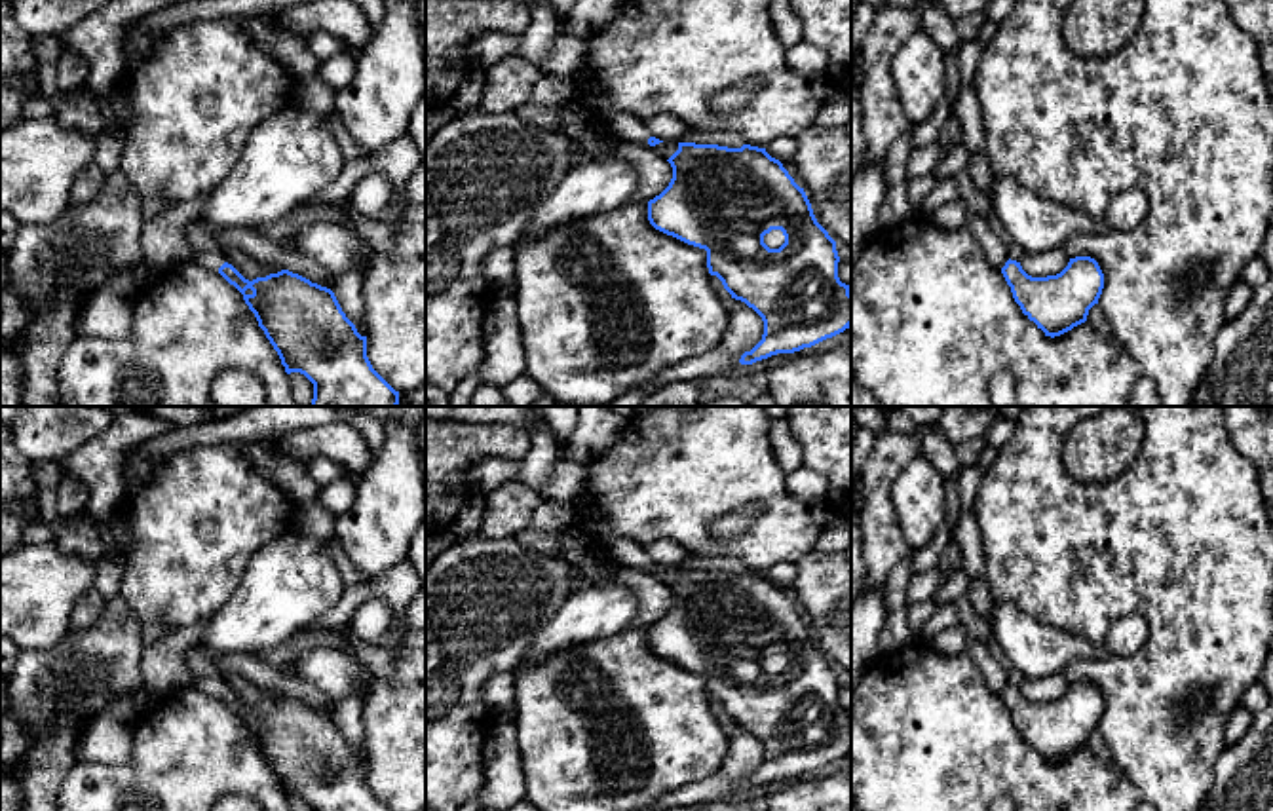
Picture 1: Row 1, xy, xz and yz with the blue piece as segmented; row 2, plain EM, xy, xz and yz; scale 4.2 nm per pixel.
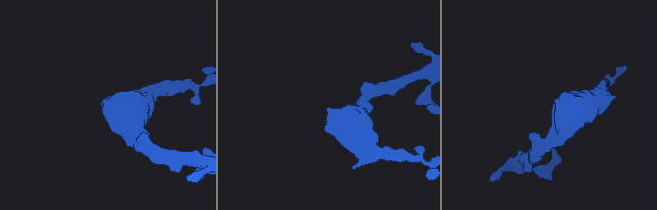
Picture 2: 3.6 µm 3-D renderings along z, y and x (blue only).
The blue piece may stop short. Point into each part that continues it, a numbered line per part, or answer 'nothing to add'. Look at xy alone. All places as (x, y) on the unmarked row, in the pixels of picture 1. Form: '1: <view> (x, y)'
1: xy (213, 686)

